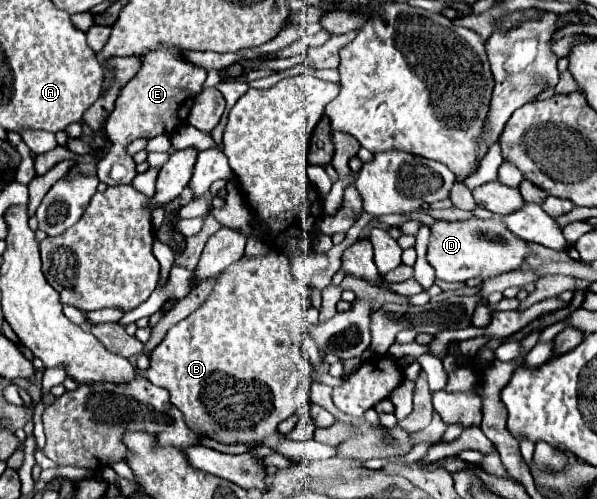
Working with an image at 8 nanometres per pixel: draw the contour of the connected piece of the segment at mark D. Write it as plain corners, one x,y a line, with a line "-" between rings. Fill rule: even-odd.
415,210
415,220
423,220
431,224
431,242
427,248
427,260
431,266
435,266
437,278
445,282
467,282
469,278
481,276
483,282
491,276
517,270
527,254
525,242
517,238
513,232
507,230
507,226
501,222
501,216
493,214
489,220
471,218
471,220
459,220
459,222
443,222
431,218
425,210
-
473,236
479,236
479,242
473,246

